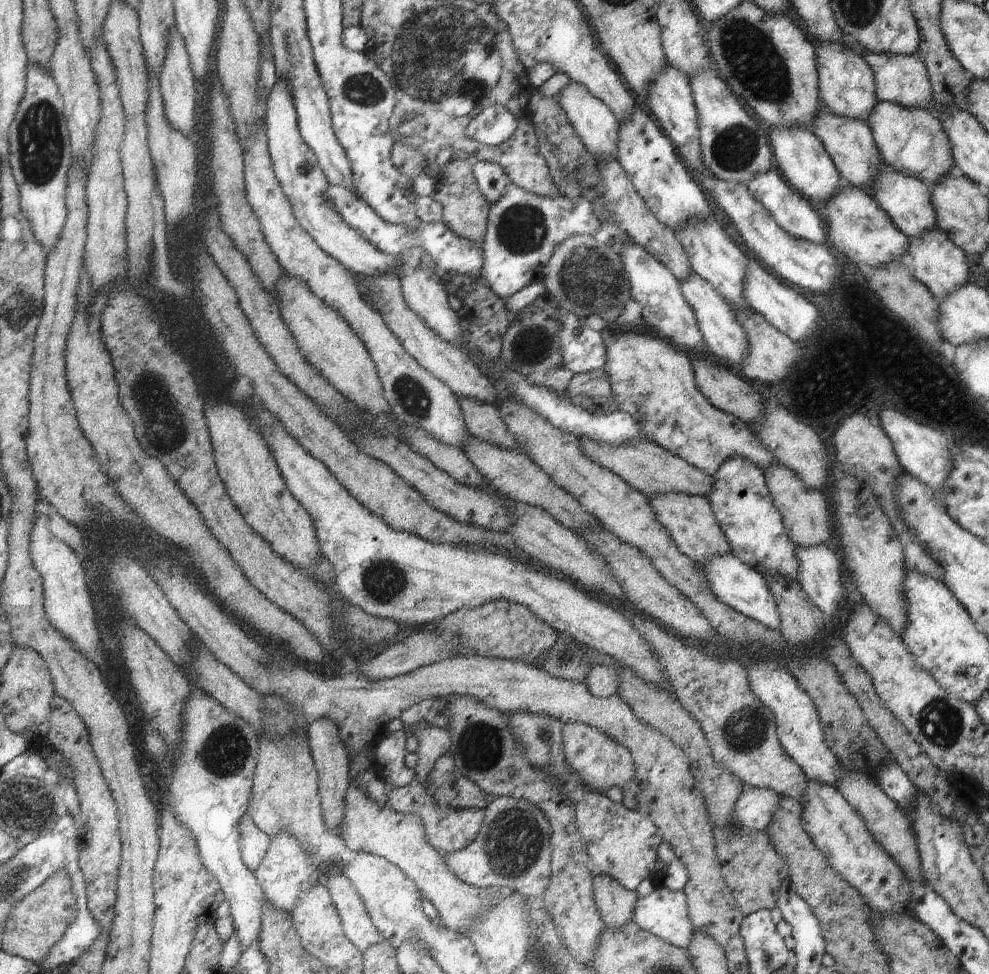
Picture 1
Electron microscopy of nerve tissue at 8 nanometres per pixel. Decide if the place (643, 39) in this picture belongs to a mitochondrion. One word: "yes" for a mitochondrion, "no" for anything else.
no

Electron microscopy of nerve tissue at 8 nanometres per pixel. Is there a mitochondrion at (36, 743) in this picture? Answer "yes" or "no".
no

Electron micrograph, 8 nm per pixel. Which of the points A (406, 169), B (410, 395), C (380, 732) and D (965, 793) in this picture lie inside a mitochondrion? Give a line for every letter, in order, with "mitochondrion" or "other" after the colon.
A: other
B: mitochondrion
C: other
D: other

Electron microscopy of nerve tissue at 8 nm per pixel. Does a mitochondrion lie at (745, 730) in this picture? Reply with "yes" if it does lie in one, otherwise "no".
yes

